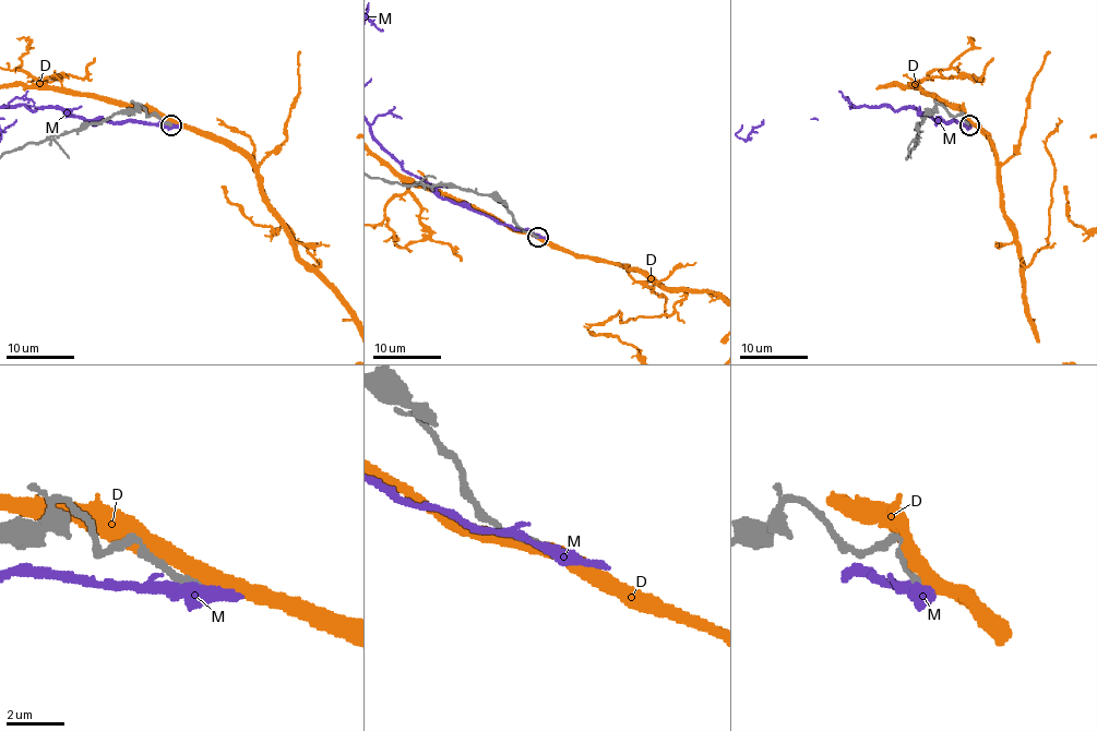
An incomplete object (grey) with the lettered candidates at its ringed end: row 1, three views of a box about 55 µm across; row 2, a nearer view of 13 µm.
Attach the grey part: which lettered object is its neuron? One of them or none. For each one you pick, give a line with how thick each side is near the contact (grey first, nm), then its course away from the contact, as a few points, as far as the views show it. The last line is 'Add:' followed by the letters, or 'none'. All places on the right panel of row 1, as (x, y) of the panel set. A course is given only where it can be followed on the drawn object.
Add: none

